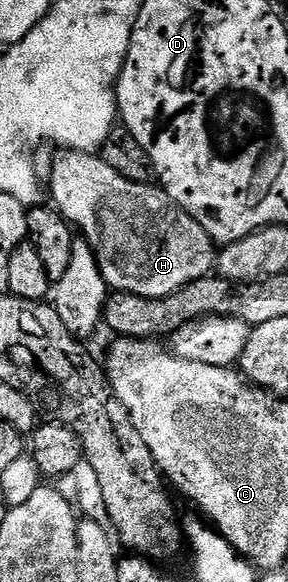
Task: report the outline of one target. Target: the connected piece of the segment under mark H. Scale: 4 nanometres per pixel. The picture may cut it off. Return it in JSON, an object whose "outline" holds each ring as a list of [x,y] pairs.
{"outline":[[[80,150],[57,152],[53,158],[53,171],[49,174],[49,186],[47,182],[47,194],[53,197],[52,205],[66,222],[85,233],[82,234],[83,240],[93,249],[99,272],[110,291],[162,298],[206,277],[214,269],[215,243],[186,210],[180,210],[160,185],[127,180],[96,153]]]}

